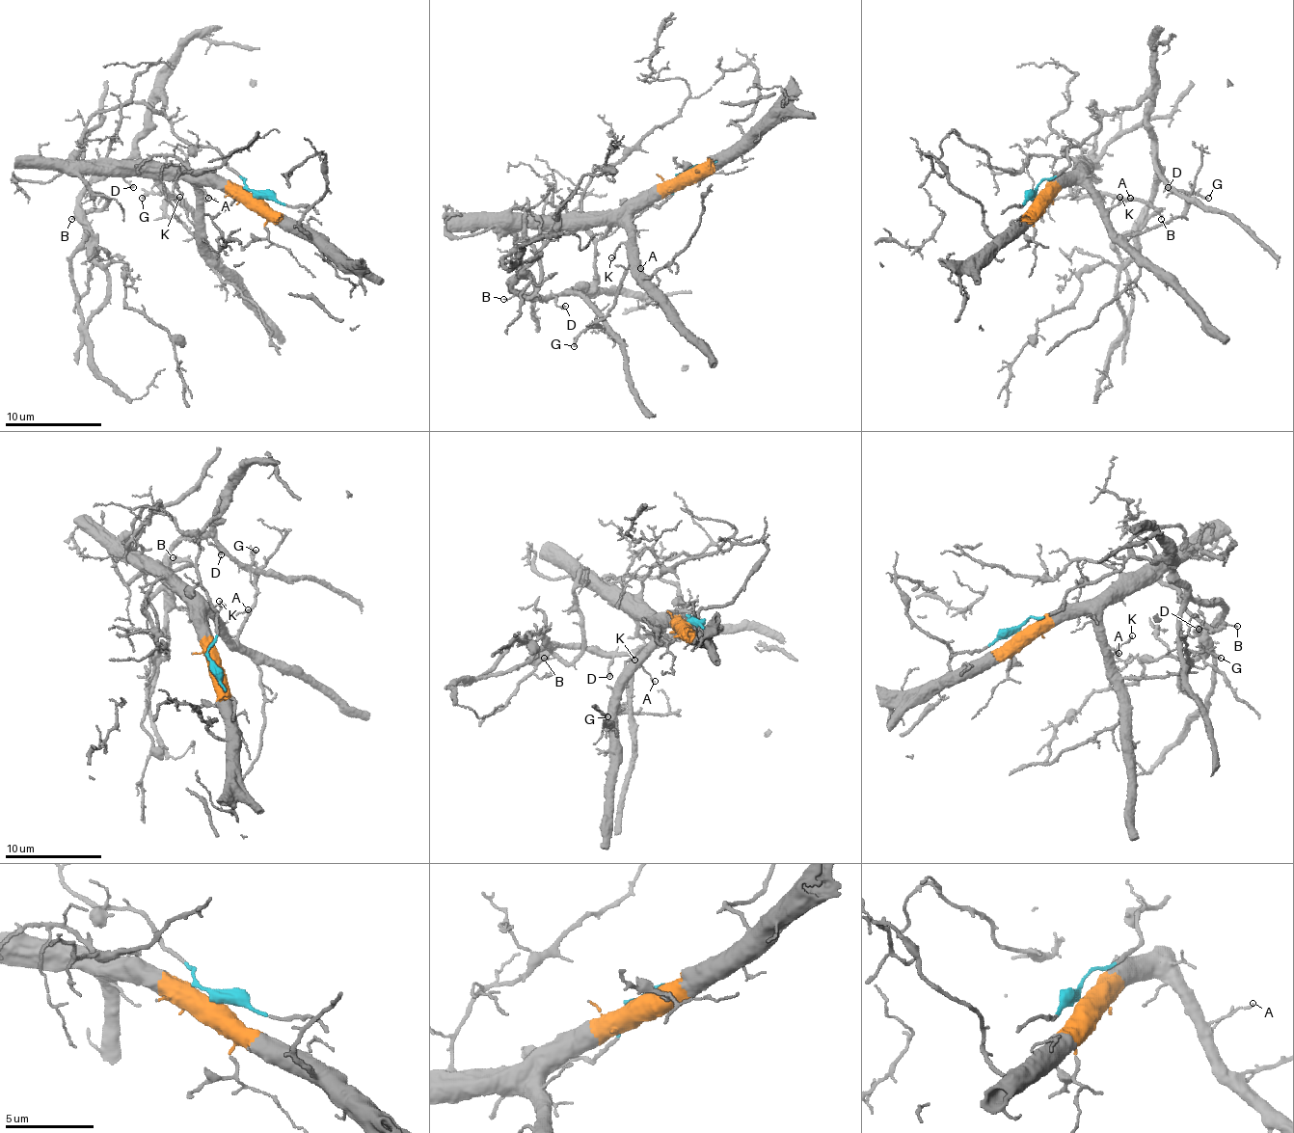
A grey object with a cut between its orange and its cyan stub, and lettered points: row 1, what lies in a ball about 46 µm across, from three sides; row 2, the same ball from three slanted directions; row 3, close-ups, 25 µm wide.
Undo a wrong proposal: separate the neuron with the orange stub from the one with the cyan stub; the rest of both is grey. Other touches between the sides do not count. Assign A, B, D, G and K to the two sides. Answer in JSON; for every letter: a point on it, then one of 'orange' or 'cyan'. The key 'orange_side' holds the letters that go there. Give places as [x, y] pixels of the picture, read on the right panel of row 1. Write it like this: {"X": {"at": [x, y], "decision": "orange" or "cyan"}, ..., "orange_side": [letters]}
{"A": {"at": [1130, 198], "decision": "orange"}, "B": {"at": [1161, 219], "decision": "orange"}, "D": {"at": [1168, 187], "decision": "cyan"}, "G": {"at": [1208, 198], "decision": "cyan"}, "K": {"at": [1119, 197], "decision": "orange"}, "orange_side": ["A", "B", "K"]}

